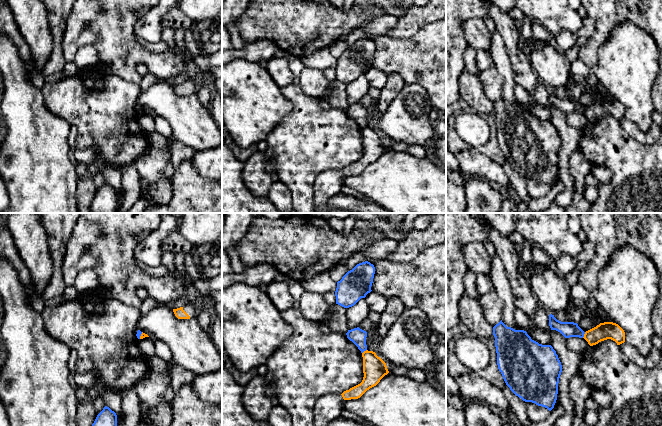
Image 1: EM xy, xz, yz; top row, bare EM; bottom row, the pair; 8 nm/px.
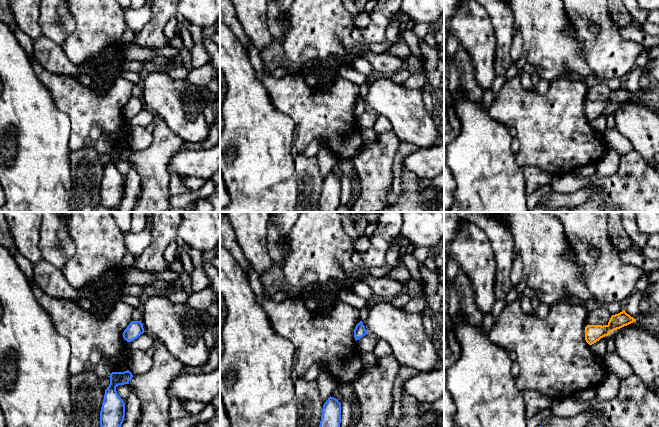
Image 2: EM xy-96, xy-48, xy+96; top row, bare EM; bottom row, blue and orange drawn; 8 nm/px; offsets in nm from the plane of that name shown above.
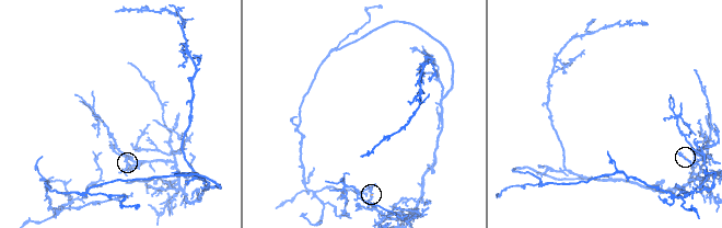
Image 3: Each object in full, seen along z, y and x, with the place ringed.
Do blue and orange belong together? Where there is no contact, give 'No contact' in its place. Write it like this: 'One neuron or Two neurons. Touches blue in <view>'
Two neurons. Touches blue in yz

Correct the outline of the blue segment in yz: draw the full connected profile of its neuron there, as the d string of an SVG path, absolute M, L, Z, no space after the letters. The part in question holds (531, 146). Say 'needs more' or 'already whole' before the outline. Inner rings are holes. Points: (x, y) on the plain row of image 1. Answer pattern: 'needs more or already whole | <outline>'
already whole | M502 96L493 103L497 141L506 161L510 166L525 178L532 178L551 187L557 176L558 159L562 148L562 141L551 121L542 121L531 115L524 106L515 106L507 103Z

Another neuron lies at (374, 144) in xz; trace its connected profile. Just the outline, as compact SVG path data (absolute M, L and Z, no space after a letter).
M366 126L362 129L362 133L363 156L360 160L341 170L344 176L360 174L367 166L376 162L389 149L386 139L375 128Z

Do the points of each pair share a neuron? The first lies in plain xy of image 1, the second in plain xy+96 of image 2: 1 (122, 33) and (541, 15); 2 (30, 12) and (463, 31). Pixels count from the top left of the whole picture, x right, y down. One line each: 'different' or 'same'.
1: different
2: same

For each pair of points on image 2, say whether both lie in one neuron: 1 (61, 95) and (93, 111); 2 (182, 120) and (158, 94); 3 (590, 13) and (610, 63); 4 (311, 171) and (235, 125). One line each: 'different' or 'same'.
1: same
2: same
3: same
4: different

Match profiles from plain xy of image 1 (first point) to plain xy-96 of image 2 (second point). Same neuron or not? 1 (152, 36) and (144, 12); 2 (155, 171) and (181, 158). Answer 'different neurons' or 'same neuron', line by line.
1: different neurons
2: different neurons

